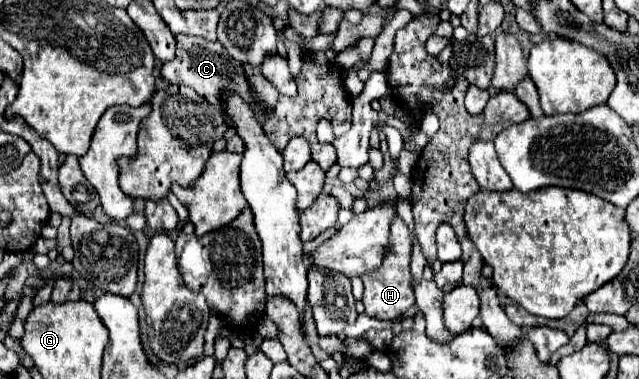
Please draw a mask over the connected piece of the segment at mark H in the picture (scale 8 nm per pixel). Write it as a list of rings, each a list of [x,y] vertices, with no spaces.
[[[395,217],[395,225],[391,227],[391,251],[383,259],[383,265],[375,271],[369,271],[361,275],[365,291],[363,291],[363,305],[365,313],[375,319],[397,319],[401,317],[413,303],[415,303],[415,293],[411,287],[411,275],[409,275],[409,263],[411,263],[411,235],[401,221],[401,217]]]

